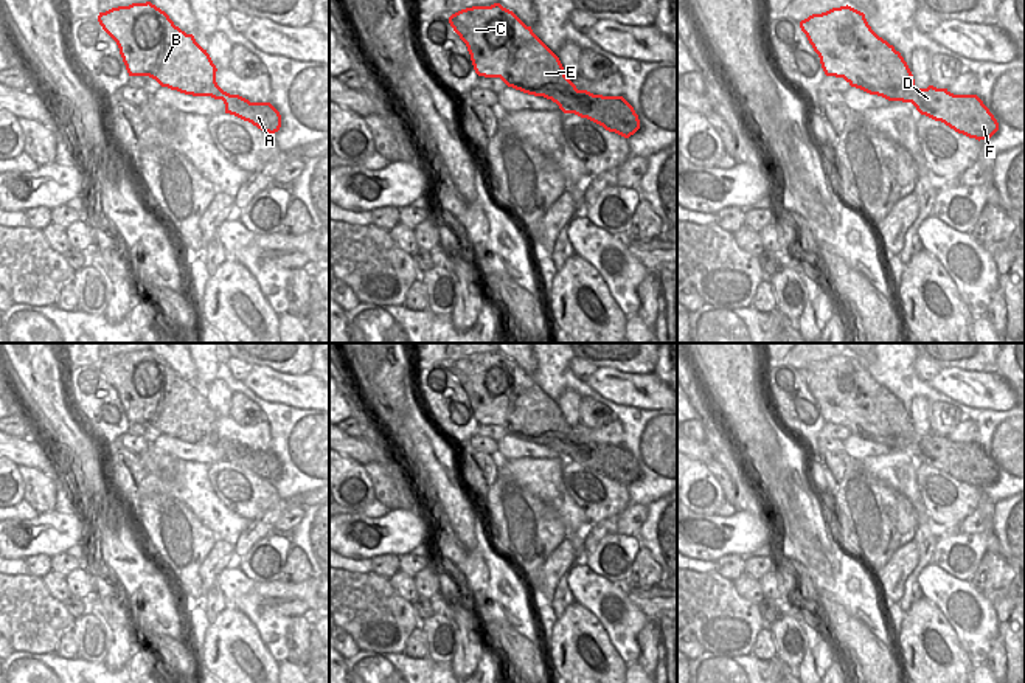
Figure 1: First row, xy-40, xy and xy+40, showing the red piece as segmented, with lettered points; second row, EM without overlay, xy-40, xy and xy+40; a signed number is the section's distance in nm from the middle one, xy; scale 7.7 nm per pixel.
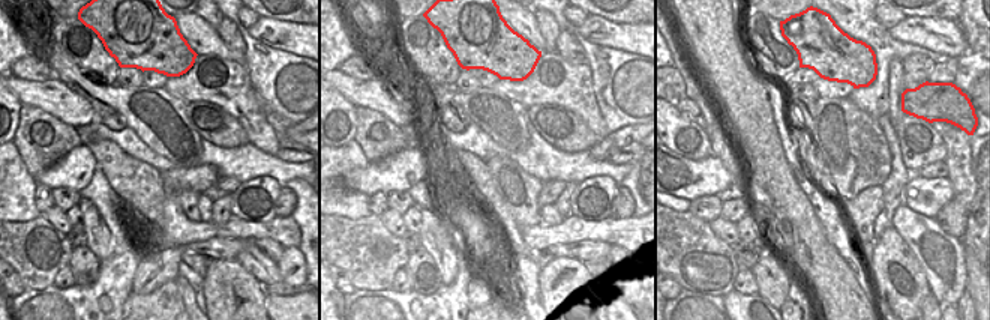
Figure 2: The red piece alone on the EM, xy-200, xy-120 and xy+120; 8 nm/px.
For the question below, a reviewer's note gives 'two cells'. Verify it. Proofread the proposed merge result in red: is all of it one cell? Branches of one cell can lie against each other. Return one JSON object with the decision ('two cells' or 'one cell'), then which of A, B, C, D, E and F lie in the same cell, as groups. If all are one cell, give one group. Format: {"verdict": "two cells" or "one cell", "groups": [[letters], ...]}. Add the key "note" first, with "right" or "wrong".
{"note": "wrong", "verdict": "one cell", "groups": [["A", "B", "C", "D", "E", "F"]]}

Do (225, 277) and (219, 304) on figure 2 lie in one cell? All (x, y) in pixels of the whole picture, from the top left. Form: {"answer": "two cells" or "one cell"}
{"answer": "one cell"}

